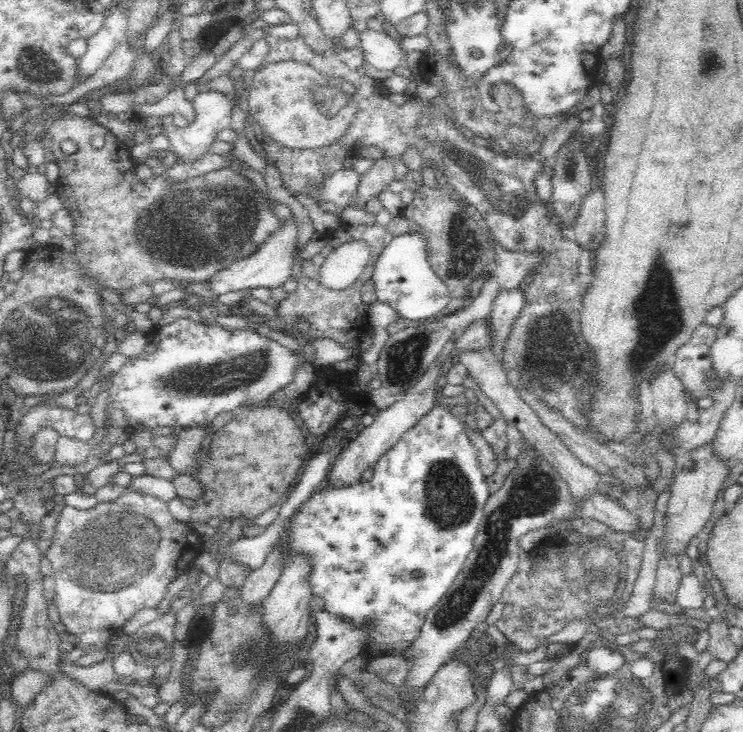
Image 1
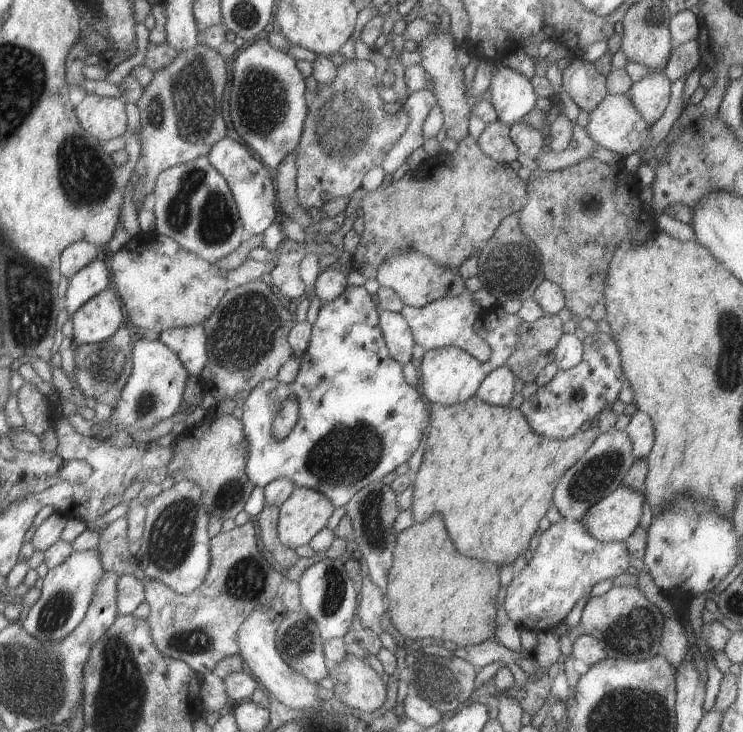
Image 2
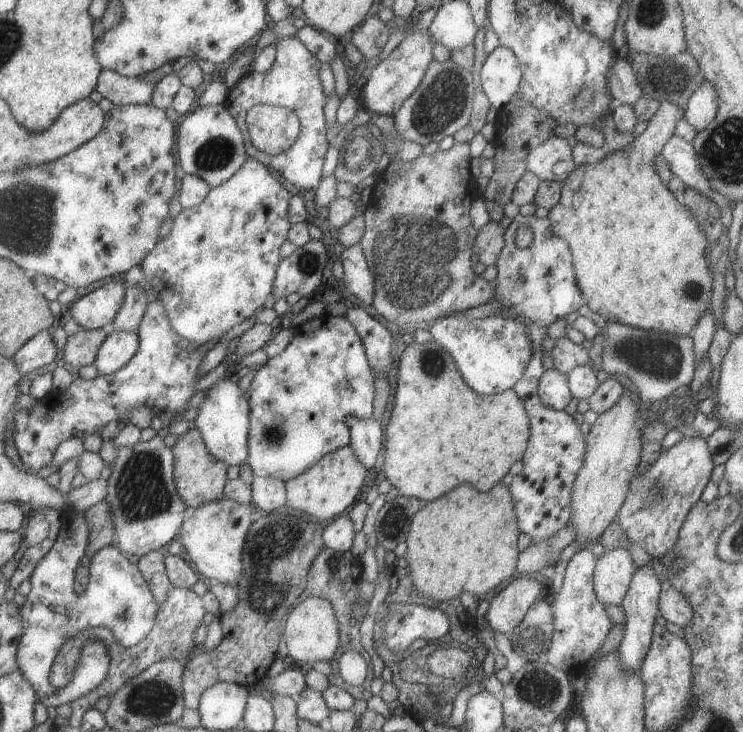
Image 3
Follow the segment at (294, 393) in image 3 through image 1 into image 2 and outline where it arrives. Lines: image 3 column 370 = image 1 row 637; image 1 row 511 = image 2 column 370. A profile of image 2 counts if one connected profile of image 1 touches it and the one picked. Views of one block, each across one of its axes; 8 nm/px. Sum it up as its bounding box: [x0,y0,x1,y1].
[242,285,431,508]

